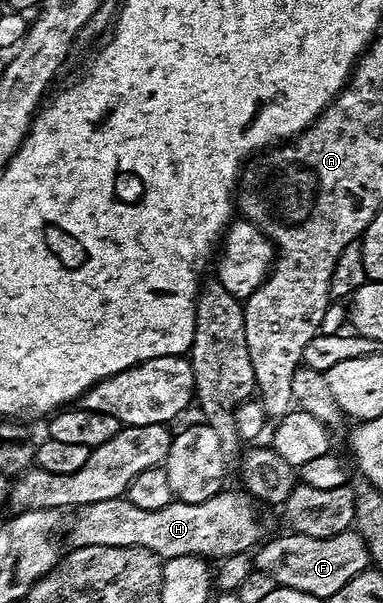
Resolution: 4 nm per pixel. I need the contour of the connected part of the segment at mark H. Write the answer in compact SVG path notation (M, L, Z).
M221 491L213 495L213 499L205 499L205 503L185 503L174 499L157 511L145 511L141 507L133 507L126 496L117 499L105 499L105 503L89 503L78 510L79 518L70 522L71 545L81 547L141 547L148 549L160 559L193 555L204 559L222 559L229 555L237 555L254 550L264 536L263 525L259 522L256 502L246 492L227 493Z

